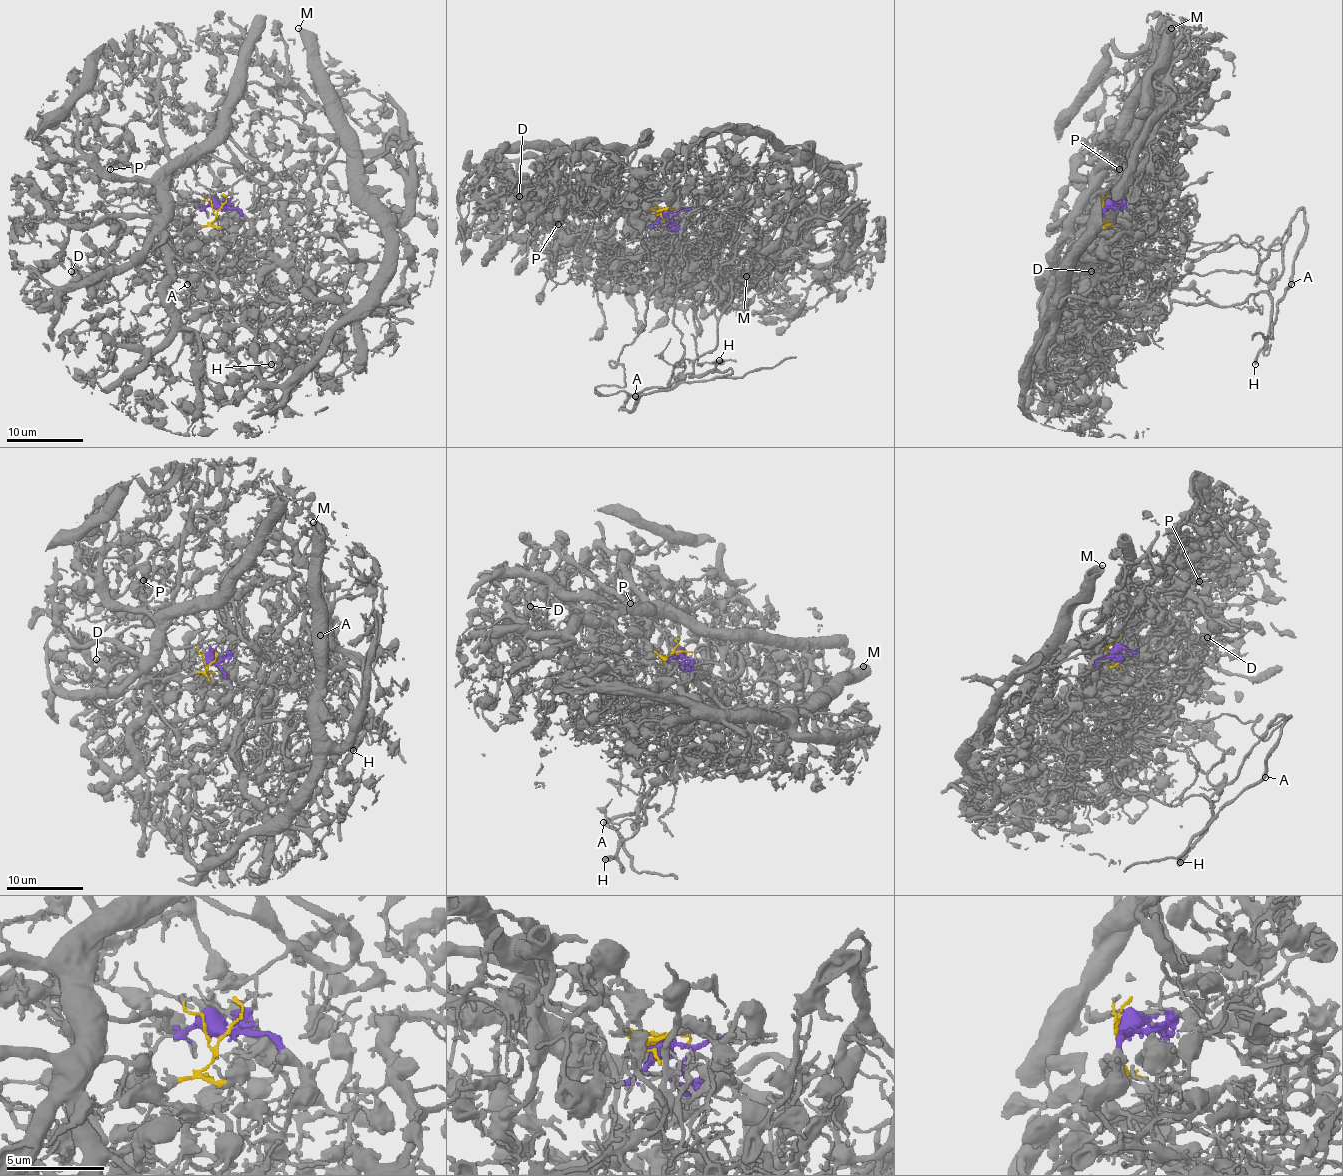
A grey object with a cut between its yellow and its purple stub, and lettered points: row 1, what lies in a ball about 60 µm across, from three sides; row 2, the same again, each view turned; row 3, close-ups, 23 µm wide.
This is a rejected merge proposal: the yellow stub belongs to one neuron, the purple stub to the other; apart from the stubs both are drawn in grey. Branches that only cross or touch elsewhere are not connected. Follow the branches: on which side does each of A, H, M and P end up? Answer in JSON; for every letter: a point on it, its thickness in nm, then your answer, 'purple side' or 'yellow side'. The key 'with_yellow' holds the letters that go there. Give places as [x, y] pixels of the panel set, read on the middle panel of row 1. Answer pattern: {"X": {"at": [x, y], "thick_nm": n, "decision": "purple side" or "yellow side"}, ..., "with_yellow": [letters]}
{"A": {"at": [635, 396], "thick_nm": 400, "decision": "yellow side"}, "H": {"at": [719, 360], "thick_nm": 340, "decision": "yellow side"}, "M": {"at": [746, 276], "thick_nm": 480, "decision": "purple side"}, "P": {"at": [558, 224], "thick_nm": 130, "decision": "purple side"}, "with_yellow": ["A", "H"]}

